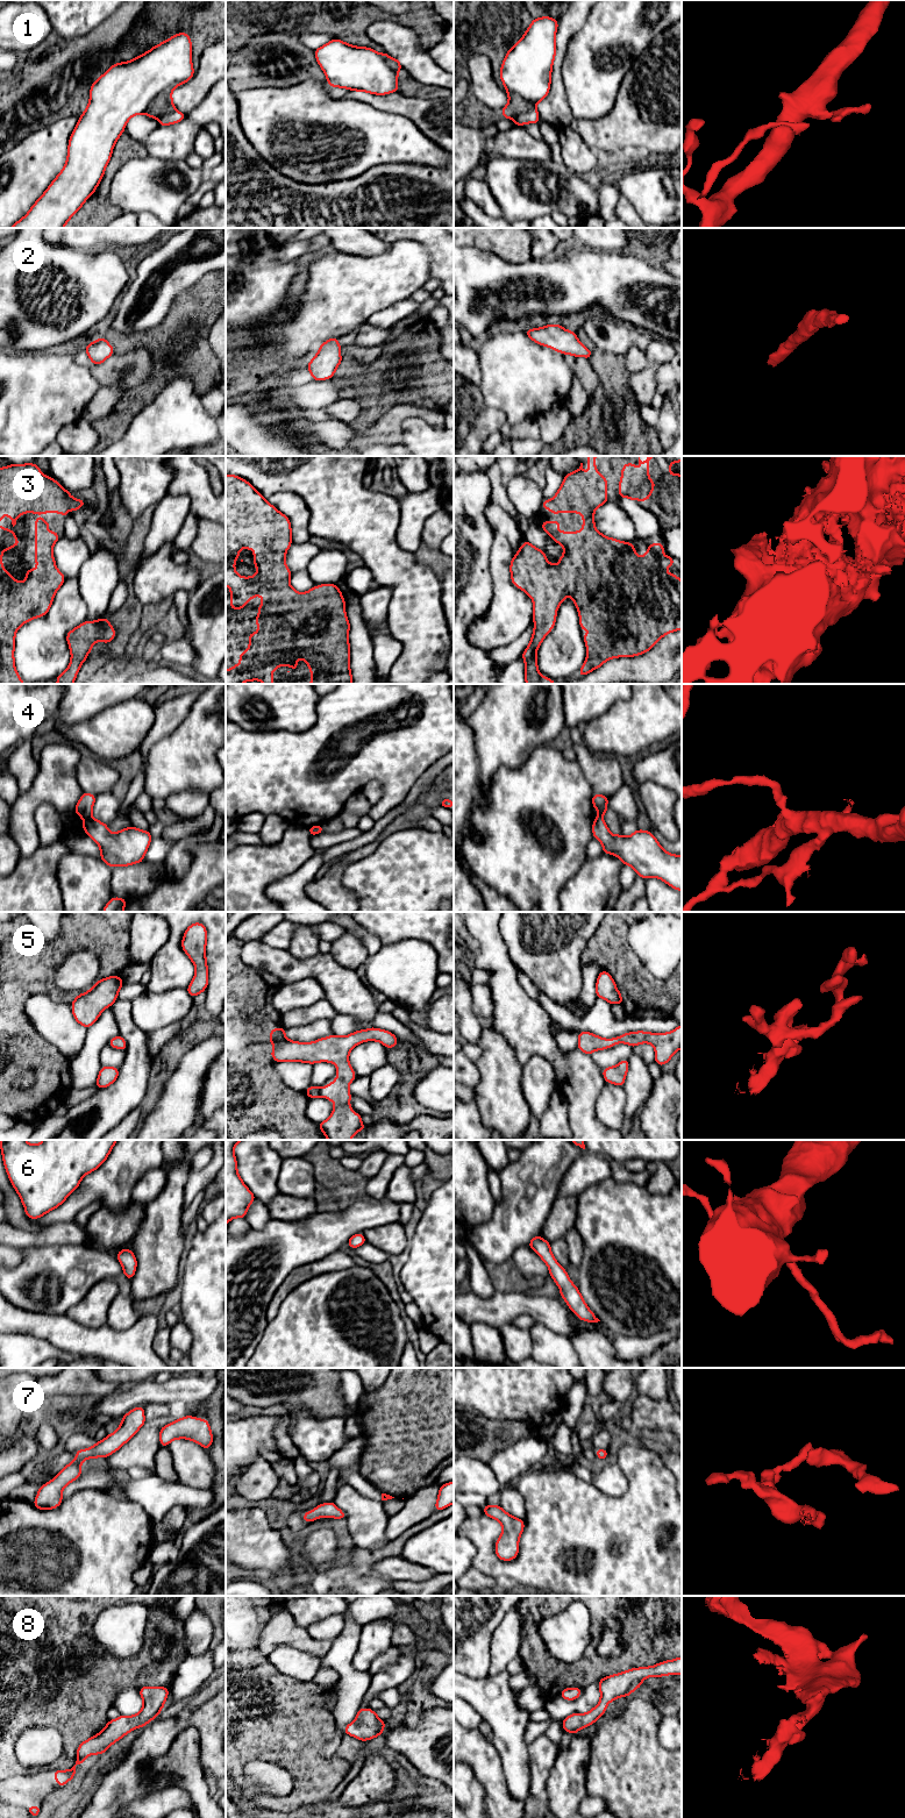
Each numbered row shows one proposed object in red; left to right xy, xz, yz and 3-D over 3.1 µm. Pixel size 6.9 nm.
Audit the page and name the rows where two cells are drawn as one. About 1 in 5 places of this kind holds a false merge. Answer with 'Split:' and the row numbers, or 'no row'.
Split: 1, 4

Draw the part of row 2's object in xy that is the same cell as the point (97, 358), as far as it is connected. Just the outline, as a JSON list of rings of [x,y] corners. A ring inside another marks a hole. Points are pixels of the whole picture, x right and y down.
[[[100,337],[97,341],[88,343],[84,351],[94,365],[99,365],[114,354],[114,348],[105,337]]]

